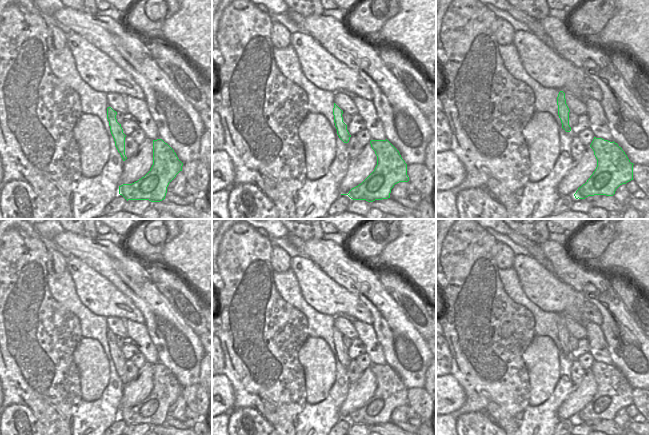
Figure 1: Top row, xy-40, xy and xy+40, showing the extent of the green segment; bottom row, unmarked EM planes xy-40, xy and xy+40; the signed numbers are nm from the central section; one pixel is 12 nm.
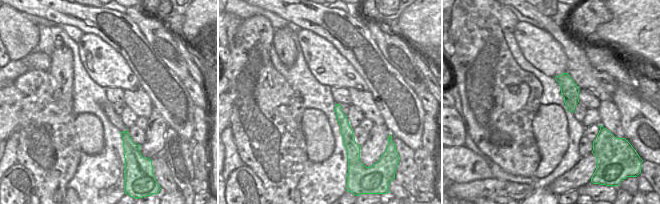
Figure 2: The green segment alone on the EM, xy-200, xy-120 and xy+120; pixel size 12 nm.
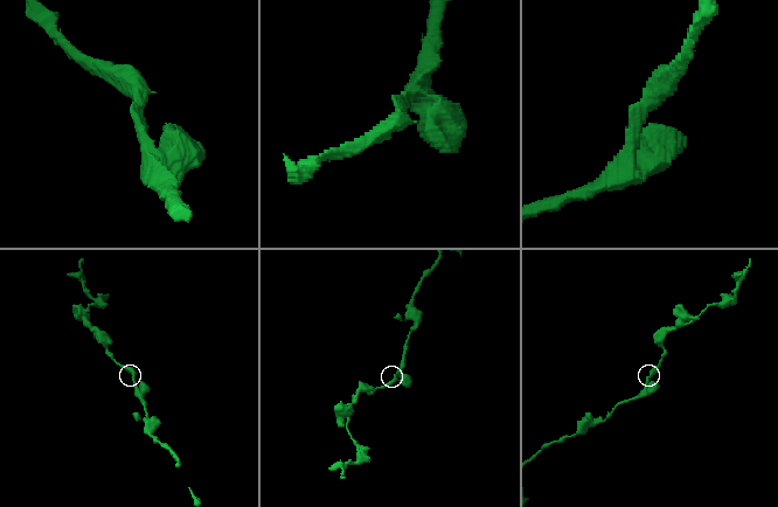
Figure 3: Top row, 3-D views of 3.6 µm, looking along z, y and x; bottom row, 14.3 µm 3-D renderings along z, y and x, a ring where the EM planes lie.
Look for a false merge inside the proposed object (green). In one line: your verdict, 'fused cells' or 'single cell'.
single cell

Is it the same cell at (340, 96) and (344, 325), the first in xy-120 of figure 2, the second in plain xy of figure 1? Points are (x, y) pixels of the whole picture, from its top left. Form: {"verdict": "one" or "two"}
{"verdict": "one"}

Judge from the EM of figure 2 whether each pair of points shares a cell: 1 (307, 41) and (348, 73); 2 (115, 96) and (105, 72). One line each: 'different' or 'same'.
1: same
2: different

